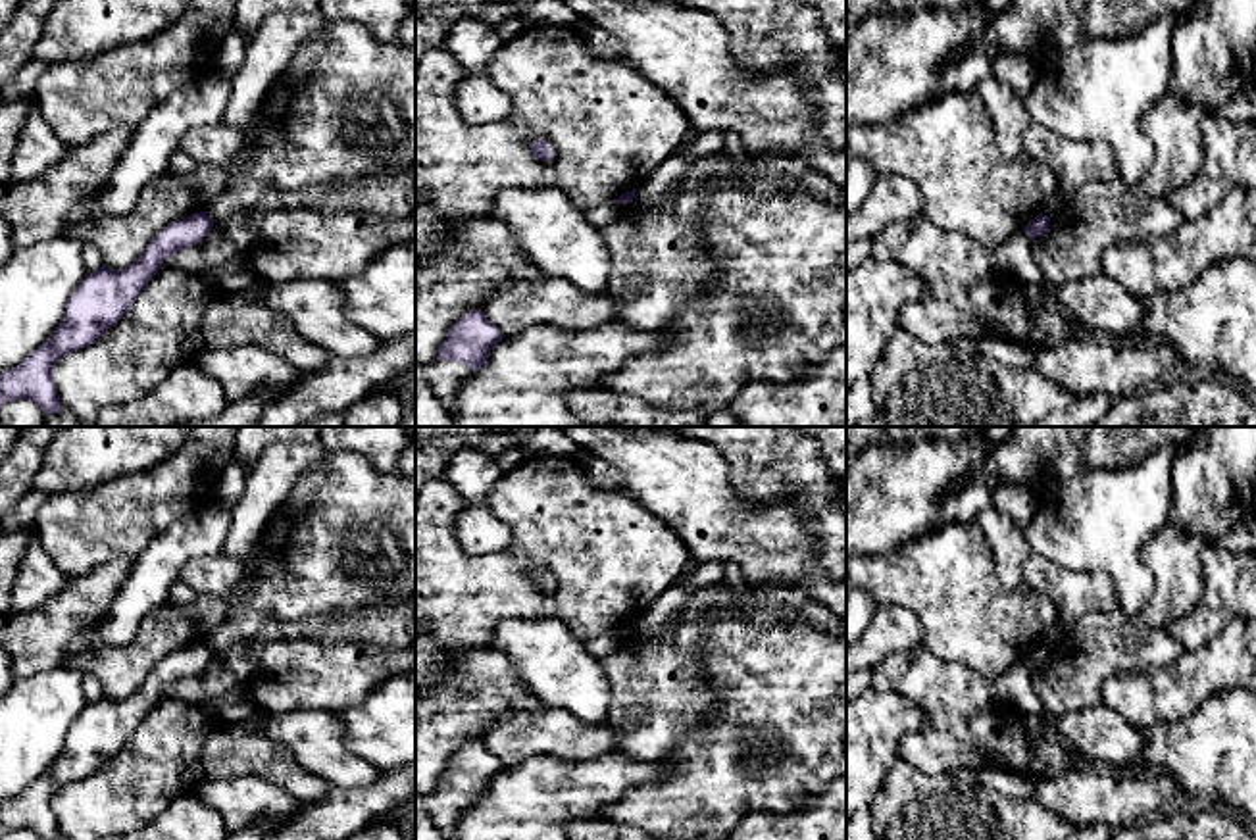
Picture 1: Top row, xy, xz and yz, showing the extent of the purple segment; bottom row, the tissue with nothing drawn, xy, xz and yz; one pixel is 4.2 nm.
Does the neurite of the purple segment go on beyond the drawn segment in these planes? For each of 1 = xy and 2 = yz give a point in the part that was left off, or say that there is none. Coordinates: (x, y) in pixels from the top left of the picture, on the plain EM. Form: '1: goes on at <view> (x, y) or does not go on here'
1: does not go on here
2: does not go on here

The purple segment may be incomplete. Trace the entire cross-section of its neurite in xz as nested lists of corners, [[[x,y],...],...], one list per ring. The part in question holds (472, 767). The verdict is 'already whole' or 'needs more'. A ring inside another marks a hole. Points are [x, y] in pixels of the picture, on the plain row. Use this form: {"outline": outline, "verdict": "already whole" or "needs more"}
{"outline": [[[469,740],[446,763],[437,792],[423,796],[423,805],[446,840],[458,840],[460,819],[487,794],[489,782],[502,771],[483,740]]], "verdict": "needs more"}

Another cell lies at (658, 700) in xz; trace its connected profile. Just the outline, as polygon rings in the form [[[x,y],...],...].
[[[675,625],[662,638],[619,634],[619,650],[600,657],[612,700],[606,727],[617,734],[617,755],[664,761],[721,704],[719,692],[696,675],[700,627]]]

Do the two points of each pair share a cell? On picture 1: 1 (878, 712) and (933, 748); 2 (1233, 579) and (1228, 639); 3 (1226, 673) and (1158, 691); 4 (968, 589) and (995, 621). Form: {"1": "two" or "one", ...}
{"1": "two", "2": "two", "3": "one", "4": "one"}

